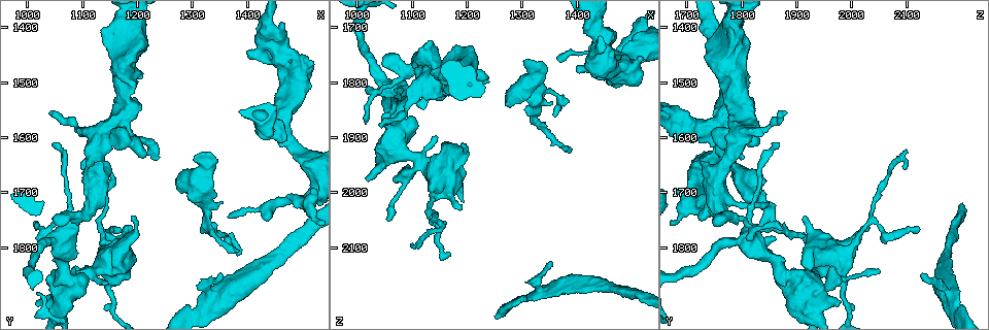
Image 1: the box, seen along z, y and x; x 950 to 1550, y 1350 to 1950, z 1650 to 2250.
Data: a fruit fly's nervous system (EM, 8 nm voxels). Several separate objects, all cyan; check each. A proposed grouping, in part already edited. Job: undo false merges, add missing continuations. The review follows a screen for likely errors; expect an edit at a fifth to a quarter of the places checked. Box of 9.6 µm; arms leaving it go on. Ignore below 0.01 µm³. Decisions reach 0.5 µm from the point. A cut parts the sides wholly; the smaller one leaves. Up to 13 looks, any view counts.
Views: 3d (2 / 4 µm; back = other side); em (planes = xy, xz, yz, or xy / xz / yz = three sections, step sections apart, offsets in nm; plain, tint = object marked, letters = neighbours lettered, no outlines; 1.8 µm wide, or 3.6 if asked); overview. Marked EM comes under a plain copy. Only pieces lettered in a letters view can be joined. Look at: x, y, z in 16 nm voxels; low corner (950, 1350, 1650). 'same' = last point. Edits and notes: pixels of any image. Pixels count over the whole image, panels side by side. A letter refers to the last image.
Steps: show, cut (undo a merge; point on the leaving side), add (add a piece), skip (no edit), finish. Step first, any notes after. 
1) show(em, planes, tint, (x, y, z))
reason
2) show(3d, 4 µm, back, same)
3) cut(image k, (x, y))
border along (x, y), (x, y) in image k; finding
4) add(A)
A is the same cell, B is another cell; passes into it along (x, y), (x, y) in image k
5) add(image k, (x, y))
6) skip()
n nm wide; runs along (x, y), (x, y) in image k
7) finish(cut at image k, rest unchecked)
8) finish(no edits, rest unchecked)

show(em, 3.6 µm, xy, step 4, letters, (1350, 1850, 2125))
free end

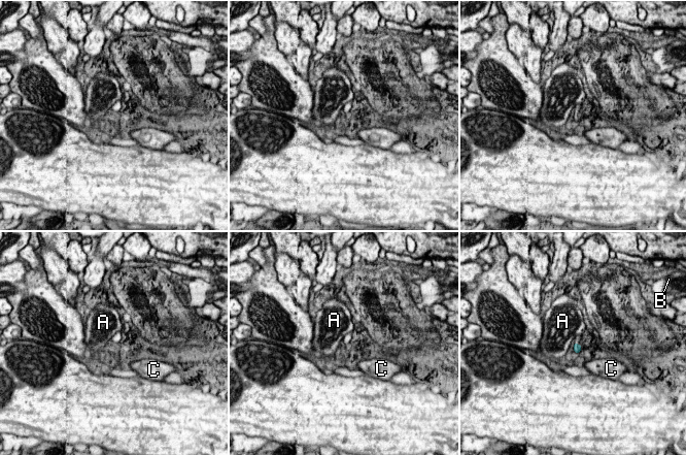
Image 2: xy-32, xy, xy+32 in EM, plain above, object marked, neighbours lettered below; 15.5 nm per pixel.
show(em, 3.6 µm, planes, letters, same)
cut it another way

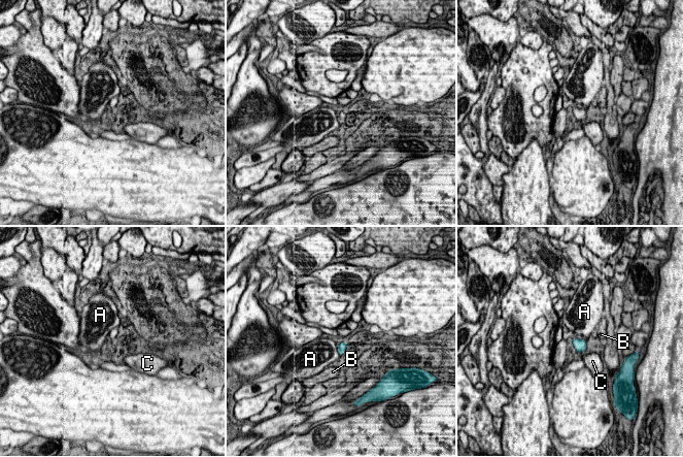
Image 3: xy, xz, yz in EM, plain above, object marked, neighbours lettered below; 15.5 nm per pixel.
skip()
A, B and C are other cells; none of them fits

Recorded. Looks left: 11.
show(em, planes, letters, (1360, 1715, 1840))
thick end

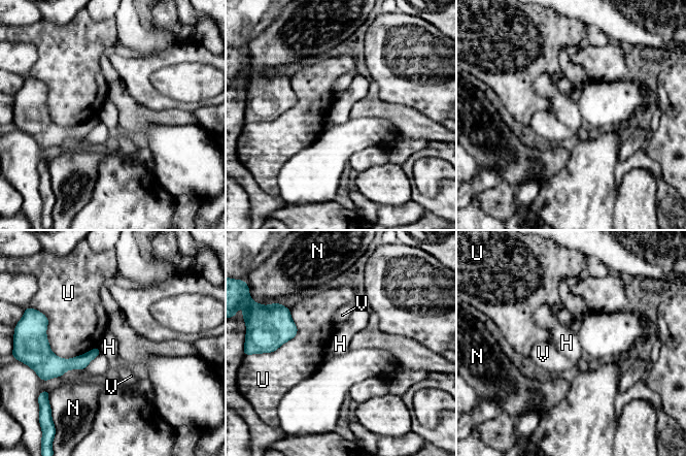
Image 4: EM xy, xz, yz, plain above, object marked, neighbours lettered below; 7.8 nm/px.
skip()
U touches over 480 nm; H, N, U and V are other cells; border along (98, 347), (101, 352) in image 4; none of them fits

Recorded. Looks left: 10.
show(em, planes, letters, (1470, 1470, 1785))
a fork

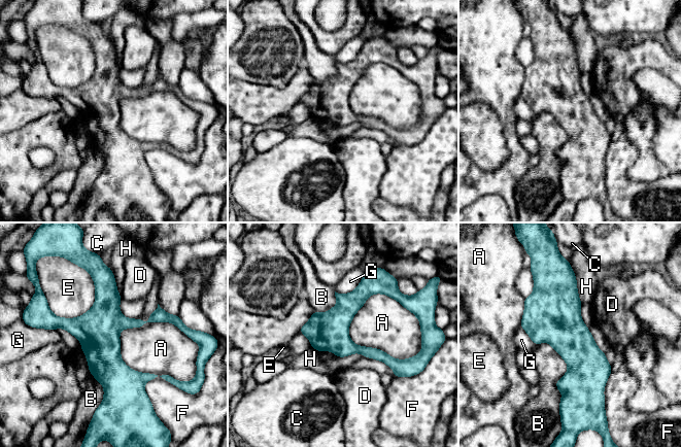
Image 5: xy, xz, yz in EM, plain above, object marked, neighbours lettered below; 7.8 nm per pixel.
skip()
A, B, C, D, E, F, G and H are other cells; runs along (107, 276), (107, 367), (117, 400) in image 5; all the same neuron

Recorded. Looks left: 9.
show(3d, 4 µm, (1180, 1445, 1780))
sharp bend

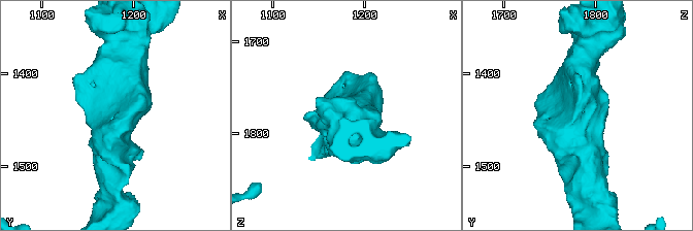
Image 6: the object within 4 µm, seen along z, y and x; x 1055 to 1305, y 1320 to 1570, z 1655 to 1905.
show(em, 3.6 µm, planes, letters, (1180, 1442, 1780))
need the tissue

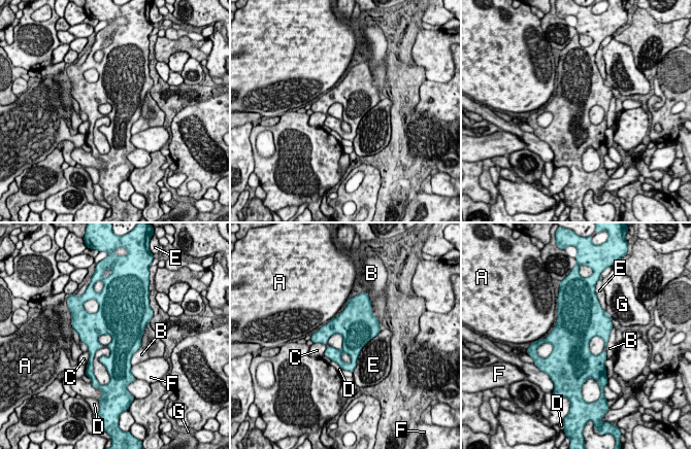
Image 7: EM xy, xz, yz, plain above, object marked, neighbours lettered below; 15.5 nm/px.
skip()
E touches over 800 nm; A, B, C, D, E, F and G are other cells; border along (88, 349), (89, 361) in image 7; one neuron here

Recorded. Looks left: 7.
show(em, planes, letters, (1010, 1770, 1870))
an open end

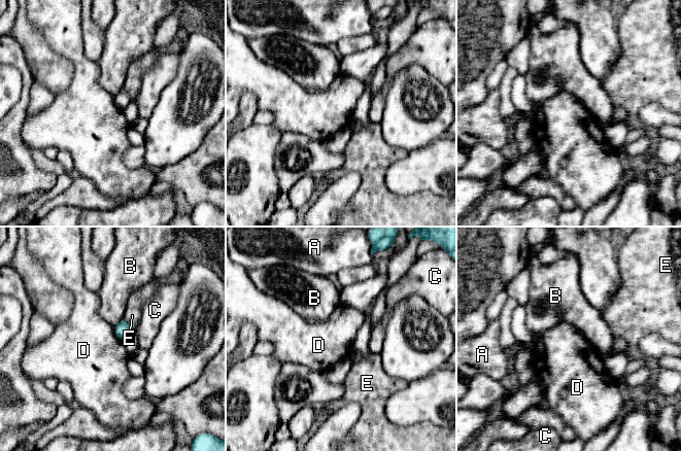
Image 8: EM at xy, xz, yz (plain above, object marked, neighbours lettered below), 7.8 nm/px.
skip()
A, B, C, D and E are other cells; border along (113, 326), (114, 334), (122, 341) in image 8; none of them fits

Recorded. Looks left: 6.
finish(no edits, rest unchecked)

